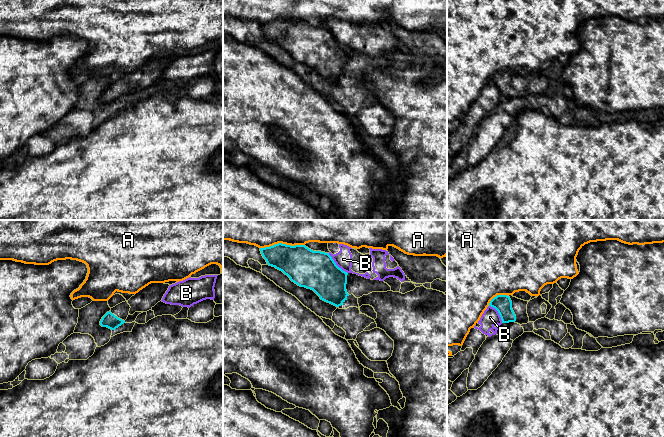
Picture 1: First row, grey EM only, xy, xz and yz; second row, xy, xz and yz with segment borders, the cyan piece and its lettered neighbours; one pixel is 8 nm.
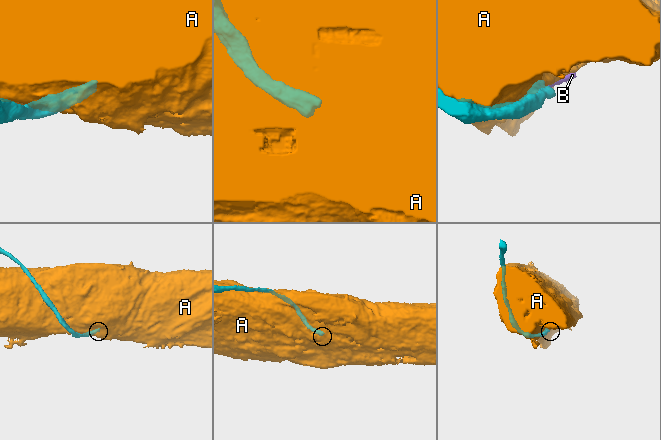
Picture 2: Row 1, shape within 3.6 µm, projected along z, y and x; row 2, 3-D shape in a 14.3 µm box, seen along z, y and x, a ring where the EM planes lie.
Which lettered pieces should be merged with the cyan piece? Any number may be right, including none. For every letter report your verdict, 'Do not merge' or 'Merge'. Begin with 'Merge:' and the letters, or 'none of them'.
Merge: none of them
A: Do not merge
B: Do not merge

